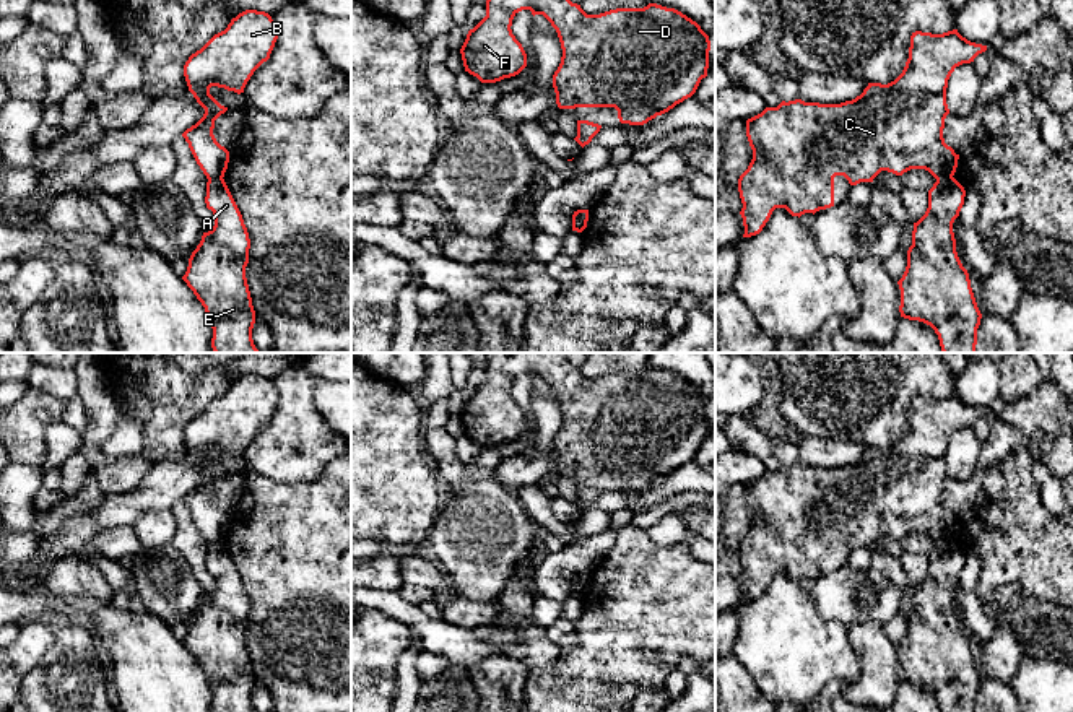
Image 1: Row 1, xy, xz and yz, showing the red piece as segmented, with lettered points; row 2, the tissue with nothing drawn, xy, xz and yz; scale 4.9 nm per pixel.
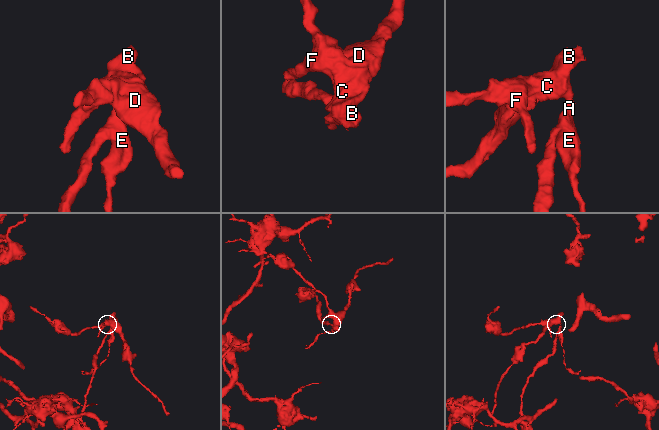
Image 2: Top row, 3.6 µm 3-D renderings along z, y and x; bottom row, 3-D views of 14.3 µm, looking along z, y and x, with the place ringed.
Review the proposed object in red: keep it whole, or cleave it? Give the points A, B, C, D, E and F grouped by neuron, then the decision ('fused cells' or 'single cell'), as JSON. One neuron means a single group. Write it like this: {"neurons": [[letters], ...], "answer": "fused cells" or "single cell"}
{"neurons": [["A", "E"], ["B", "C", "D", "F"]], "answer": "fused cells"}

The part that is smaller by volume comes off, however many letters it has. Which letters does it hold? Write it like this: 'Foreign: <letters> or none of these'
Foreign: B, C, D, F

